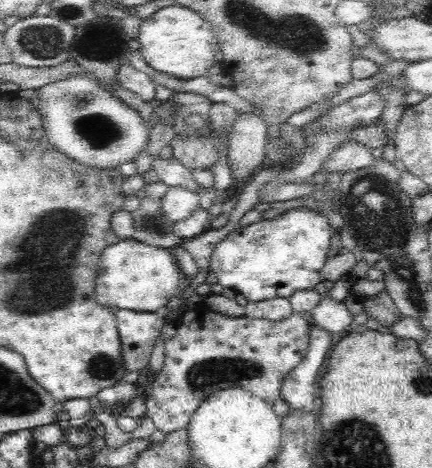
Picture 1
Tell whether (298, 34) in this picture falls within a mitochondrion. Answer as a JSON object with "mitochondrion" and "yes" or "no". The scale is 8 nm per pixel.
{"mitochondrion":"yes"}

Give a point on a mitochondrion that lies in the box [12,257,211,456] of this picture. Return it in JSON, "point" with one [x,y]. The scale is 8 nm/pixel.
{"point":[101,366]}

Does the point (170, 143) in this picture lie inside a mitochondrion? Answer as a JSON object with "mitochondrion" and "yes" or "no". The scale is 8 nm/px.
{"mitochondrion":"no"}

